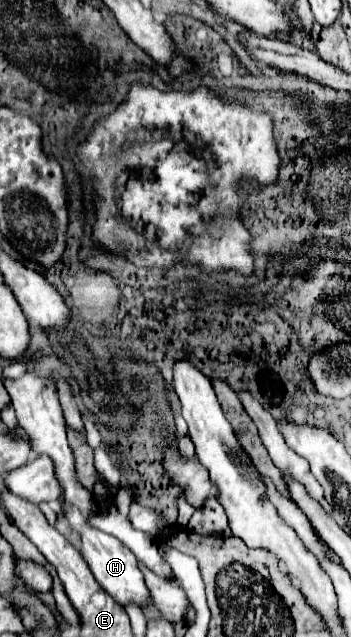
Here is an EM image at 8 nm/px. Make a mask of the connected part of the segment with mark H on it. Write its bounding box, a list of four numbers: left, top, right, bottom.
[62,506,150,606]

